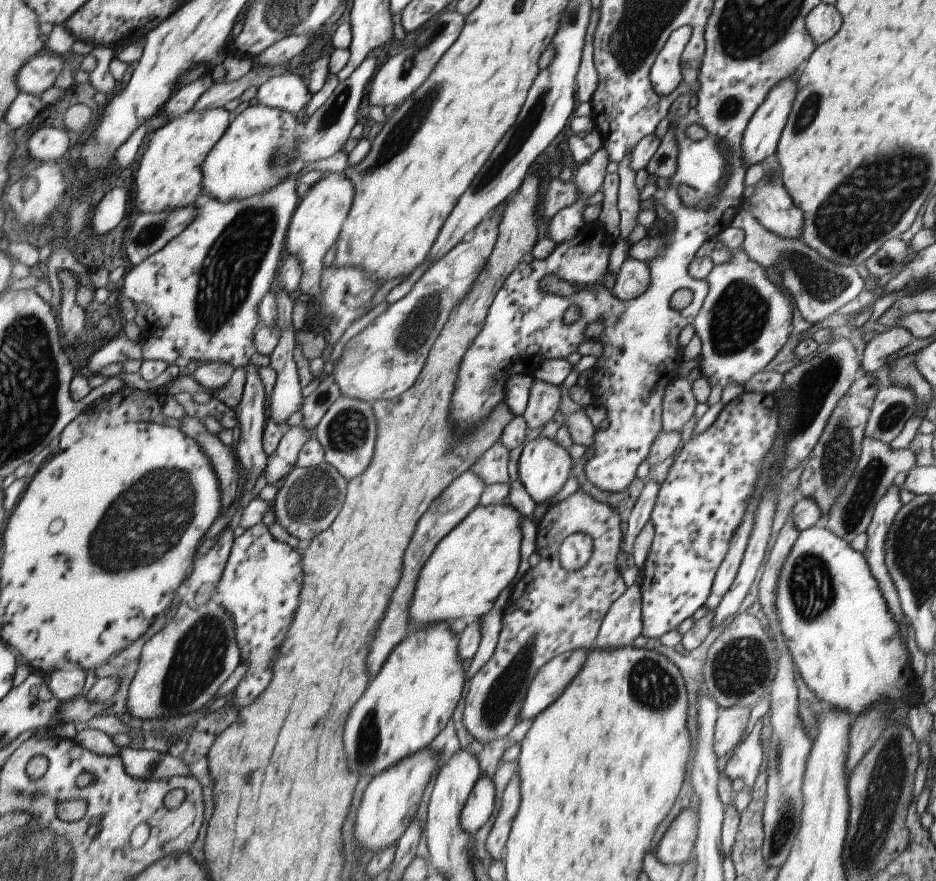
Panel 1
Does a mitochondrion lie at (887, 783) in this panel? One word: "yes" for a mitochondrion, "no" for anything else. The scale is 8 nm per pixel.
yes

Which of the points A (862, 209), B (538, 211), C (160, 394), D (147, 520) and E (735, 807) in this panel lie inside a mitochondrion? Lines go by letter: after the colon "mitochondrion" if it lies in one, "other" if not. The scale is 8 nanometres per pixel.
A: mitochondrion
B: other
C: other
D: mitochondrion
E: other

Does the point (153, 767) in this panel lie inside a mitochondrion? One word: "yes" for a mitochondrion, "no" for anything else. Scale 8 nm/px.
no

